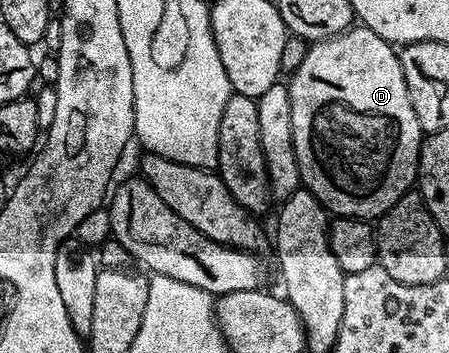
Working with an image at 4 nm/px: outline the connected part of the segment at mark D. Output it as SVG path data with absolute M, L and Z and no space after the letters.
M350 26L338 36L331 36L326 40L319 40L309 44L307 54L297 64L297 68L288 77L287 87L291 98L291 138L295 142L295 158L299 162L301 183L319 198L319 202L330 213L341 218L380 218L384 216L395 202L399 202L414 187L417 179L417 163L421 157L423 133L419 120L415 116L411 94L408 93L407 80L404 78L403 66L395 51L394 45L388 44L379 34L364 26Z

